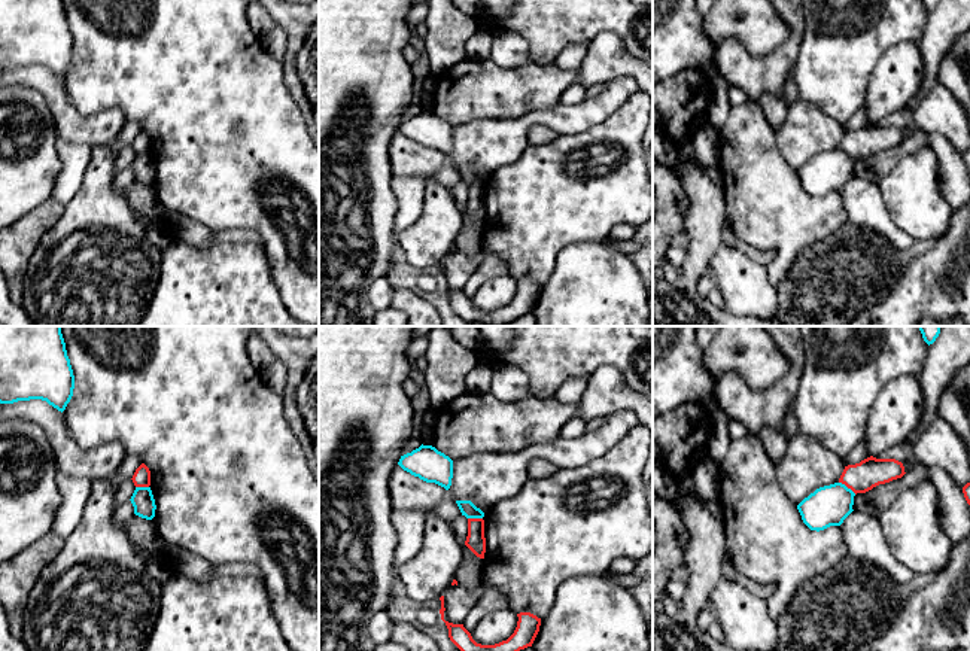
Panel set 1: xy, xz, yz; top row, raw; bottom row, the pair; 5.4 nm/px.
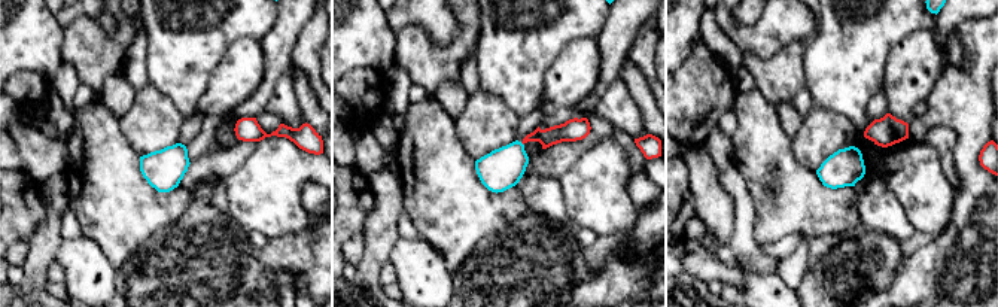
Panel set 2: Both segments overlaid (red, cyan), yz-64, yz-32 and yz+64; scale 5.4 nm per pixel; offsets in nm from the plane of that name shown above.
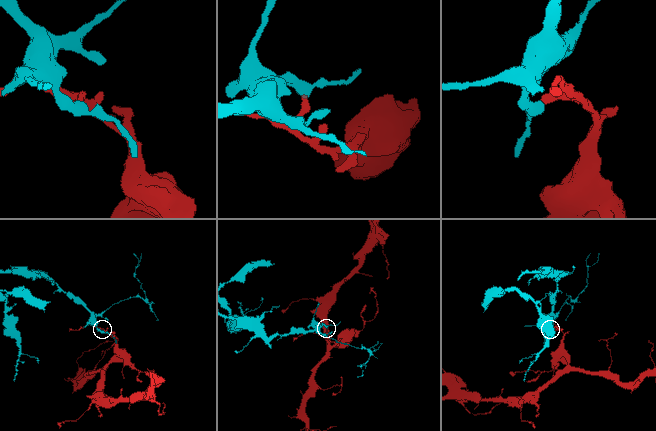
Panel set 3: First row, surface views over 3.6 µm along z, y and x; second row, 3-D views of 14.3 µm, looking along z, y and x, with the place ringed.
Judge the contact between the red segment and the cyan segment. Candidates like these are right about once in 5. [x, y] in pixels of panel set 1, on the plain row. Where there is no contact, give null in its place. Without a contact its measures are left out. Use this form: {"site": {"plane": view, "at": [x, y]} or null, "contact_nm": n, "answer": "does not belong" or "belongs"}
{"site": {"plane": "yz", "at": [848, 154]}, "contact_nm": 120, "answer": "does not belong"}

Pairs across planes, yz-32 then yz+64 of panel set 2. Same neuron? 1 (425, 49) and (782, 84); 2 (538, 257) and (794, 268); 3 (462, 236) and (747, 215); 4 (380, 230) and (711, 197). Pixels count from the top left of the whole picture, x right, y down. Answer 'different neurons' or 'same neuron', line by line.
1: same neuron
2: different neurons
3: different neurons
4: same neuron

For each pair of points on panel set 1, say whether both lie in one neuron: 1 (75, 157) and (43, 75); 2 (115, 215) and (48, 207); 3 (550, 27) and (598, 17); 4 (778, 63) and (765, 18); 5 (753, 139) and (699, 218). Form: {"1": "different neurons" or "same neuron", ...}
{"1": "different neurons", "2": "different neurons", "3": "same neuron", "4": "different neurons", "5": "different neurons"}

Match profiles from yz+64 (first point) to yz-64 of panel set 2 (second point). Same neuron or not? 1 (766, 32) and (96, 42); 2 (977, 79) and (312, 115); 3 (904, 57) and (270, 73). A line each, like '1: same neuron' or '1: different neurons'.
1: different neurons
2: different neurons
3: different neurons

